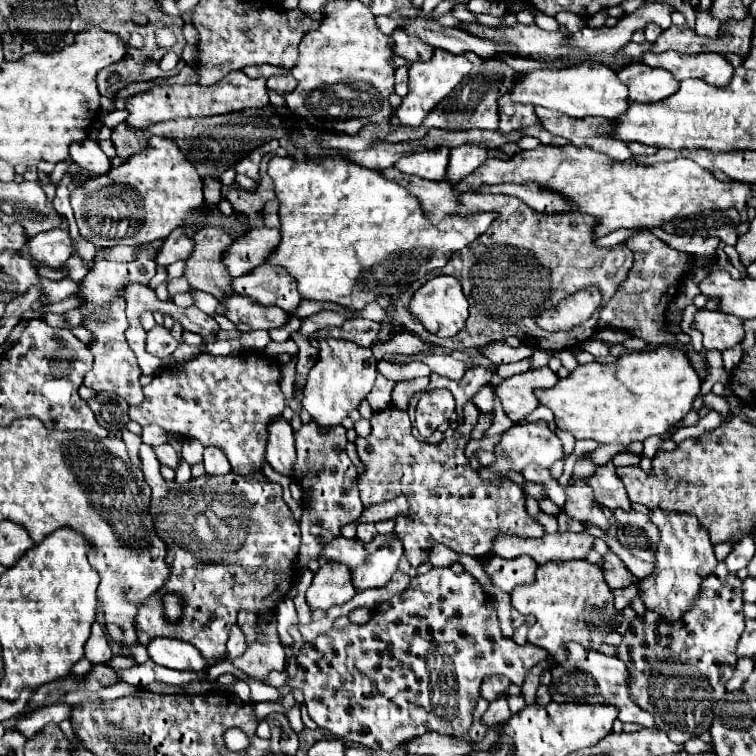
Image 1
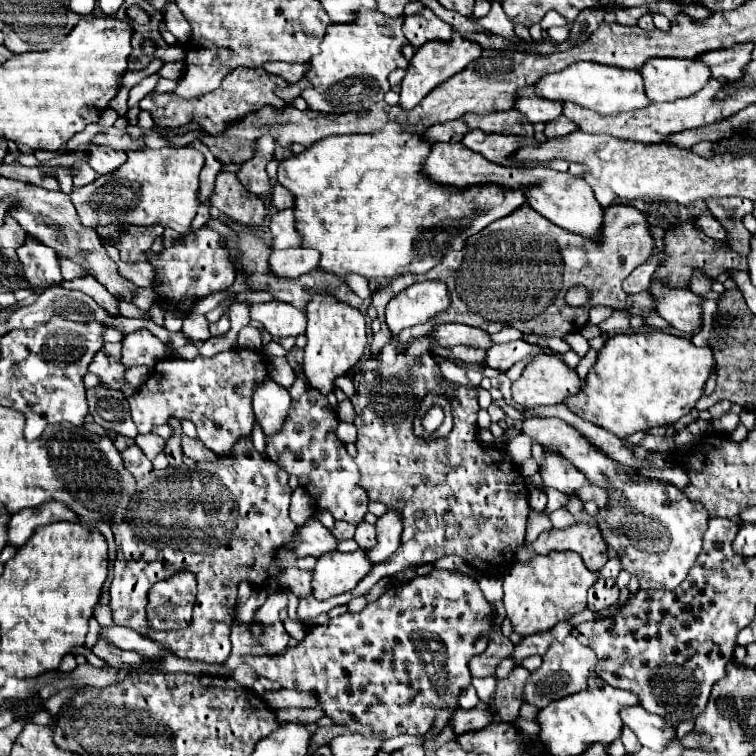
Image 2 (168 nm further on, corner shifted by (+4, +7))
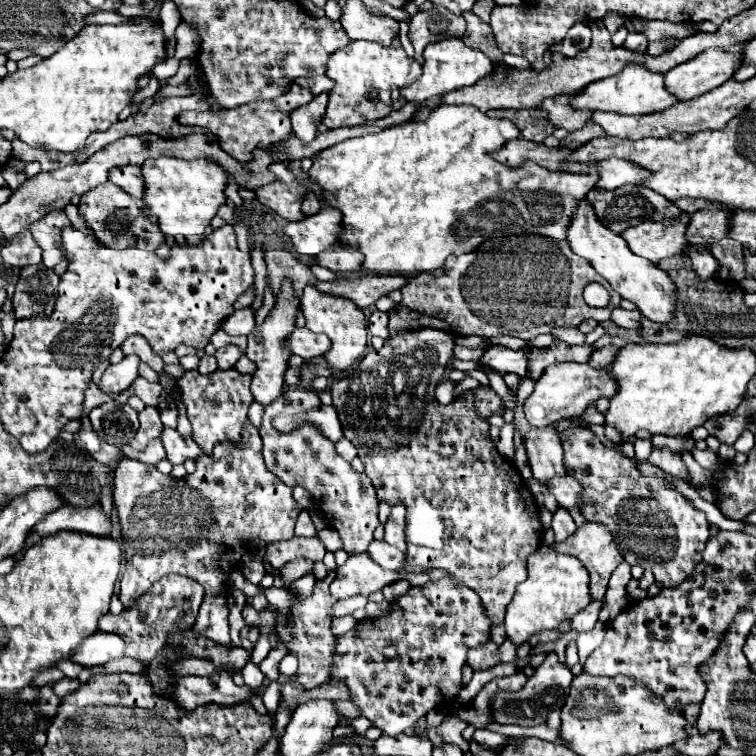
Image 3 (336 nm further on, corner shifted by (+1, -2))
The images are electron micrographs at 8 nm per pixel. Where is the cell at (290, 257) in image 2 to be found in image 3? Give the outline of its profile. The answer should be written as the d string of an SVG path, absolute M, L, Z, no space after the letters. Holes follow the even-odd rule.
M330 247L328 251L322 251L314 257L316 265L322 265L330 271L360 271L360 253L352 251L352 247Z

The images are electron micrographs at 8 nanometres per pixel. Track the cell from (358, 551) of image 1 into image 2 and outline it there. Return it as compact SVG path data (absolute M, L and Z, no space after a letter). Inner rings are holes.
M311 518L299 528L299 532L293 534L293 538L283 548L295 550L297 558L303 556L319 558L325 552L333 552L335 546L337 546L337 538L331 536L331 532L319 520Z

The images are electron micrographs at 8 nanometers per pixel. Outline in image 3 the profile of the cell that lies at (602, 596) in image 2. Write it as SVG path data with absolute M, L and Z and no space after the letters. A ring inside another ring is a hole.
M592 601L584 611L580 611L580 615L574 615L572 617L572 629L590 631L598 621L600 607L602 607L602 601Z

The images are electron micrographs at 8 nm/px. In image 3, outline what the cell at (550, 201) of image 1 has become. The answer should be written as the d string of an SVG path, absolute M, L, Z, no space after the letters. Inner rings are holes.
M586 197L578 199L578 207L572 213L570 225L566 229L566 239L572 251L588 259L592 267L612 285L612 289L620 293L622 299L632 301L644 313L644 317L656 323L670 323L676 317L676 309L672 305L676 301L676 287L670 275L666 271L660 271L660 267L654 263L648 263L648 259L634 255L628 249L626 241L598 219L592 203Z

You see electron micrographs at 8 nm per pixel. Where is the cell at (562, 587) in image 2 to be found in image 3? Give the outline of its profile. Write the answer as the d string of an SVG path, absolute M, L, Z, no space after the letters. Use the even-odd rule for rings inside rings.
M542 545L528 557L528 579L516 587L516 593L506 609L506 635L514 645L528 641L534 633L556 629L562 621L574 617L590 601L588 571L578 559L570 555L556 555L550 547Z

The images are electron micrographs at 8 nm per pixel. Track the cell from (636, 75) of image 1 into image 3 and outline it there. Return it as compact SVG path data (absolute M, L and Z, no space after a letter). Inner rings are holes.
M742 45L728 47L728 51L716 51L716 47L702 51L696 59L664 73L668 91L680 101L688 101L720 87L732 77L732 71L736 71L736 55L740 55L740 47Z

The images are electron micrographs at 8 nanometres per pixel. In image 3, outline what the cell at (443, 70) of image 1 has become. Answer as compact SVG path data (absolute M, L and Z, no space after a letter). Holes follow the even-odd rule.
M450 39L450 41L428 45L424 49L424 67L422 69L424 69L422 75L414 83L400 89L400 95L406 97L406 101L418 103L418 105L422 105L430 97L476 83L476 79L480 79L480 77L488 75L488 71L492 71L492 61L482 51L466 47L460 39Z

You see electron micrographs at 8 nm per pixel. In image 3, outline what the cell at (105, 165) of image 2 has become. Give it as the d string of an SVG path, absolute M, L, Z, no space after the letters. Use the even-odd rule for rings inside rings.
M124 165L124 167L114 167L108 173L108 181L124 189L132 197L142 195L142 179L140 179L140 167L136 165Z

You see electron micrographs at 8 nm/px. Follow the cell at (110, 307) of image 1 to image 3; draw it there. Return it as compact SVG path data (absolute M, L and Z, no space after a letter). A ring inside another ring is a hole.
M102 183L100 187L84 193L78 207L88 227L94 231L96 239L108 247L124 249L134 245L140 249L154 251L164 241L164 233L158 229L156 219L148 219L142 215L144 207L140 207L140 199L132 199L132 195L124 195L124 191L120 191L120 187L112 183Z

